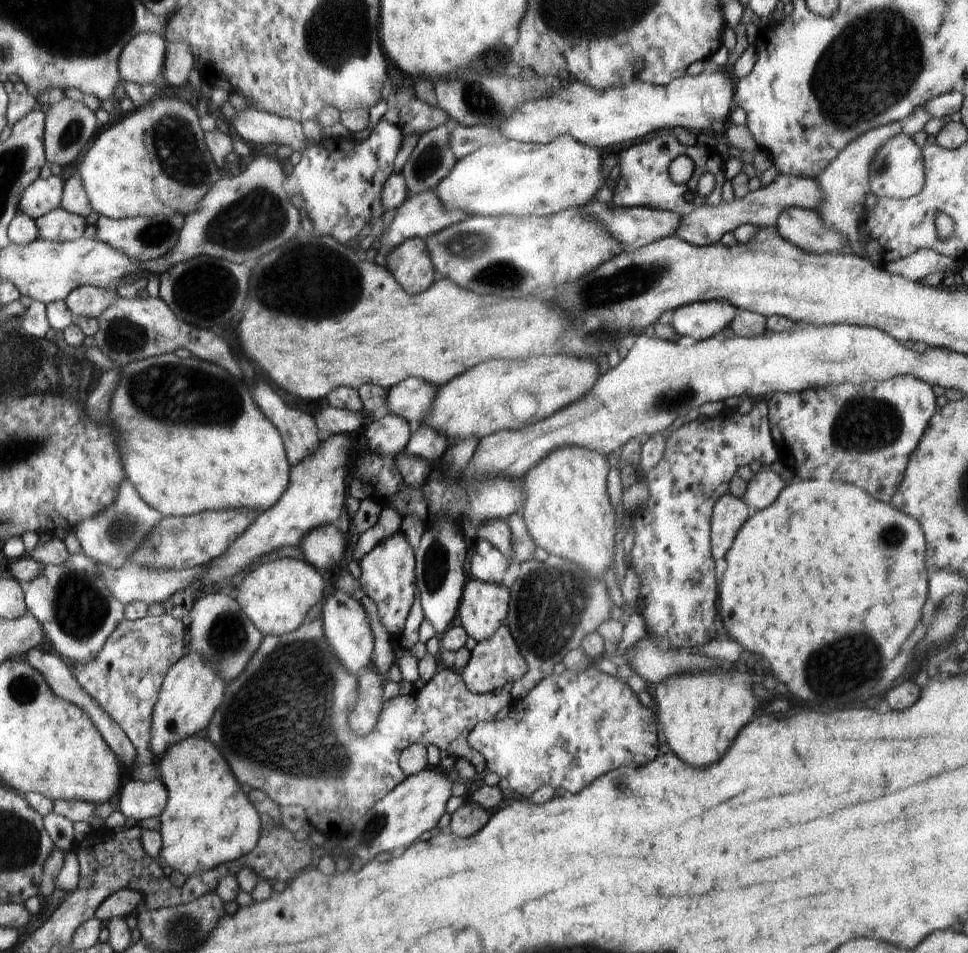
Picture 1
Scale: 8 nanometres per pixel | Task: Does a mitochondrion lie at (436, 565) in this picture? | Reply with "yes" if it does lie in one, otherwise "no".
yes

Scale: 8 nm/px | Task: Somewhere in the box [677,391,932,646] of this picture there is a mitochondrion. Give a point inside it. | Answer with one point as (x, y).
(894, 535)

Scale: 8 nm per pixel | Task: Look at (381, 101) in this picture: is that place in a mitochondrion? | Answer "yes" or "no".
no

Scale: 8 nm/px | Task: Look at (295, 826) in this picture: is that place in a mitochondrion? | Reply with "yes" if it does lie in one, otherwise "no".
no

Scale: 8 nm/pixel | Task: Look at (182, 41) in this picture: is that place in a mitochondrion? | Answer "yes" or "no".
no

